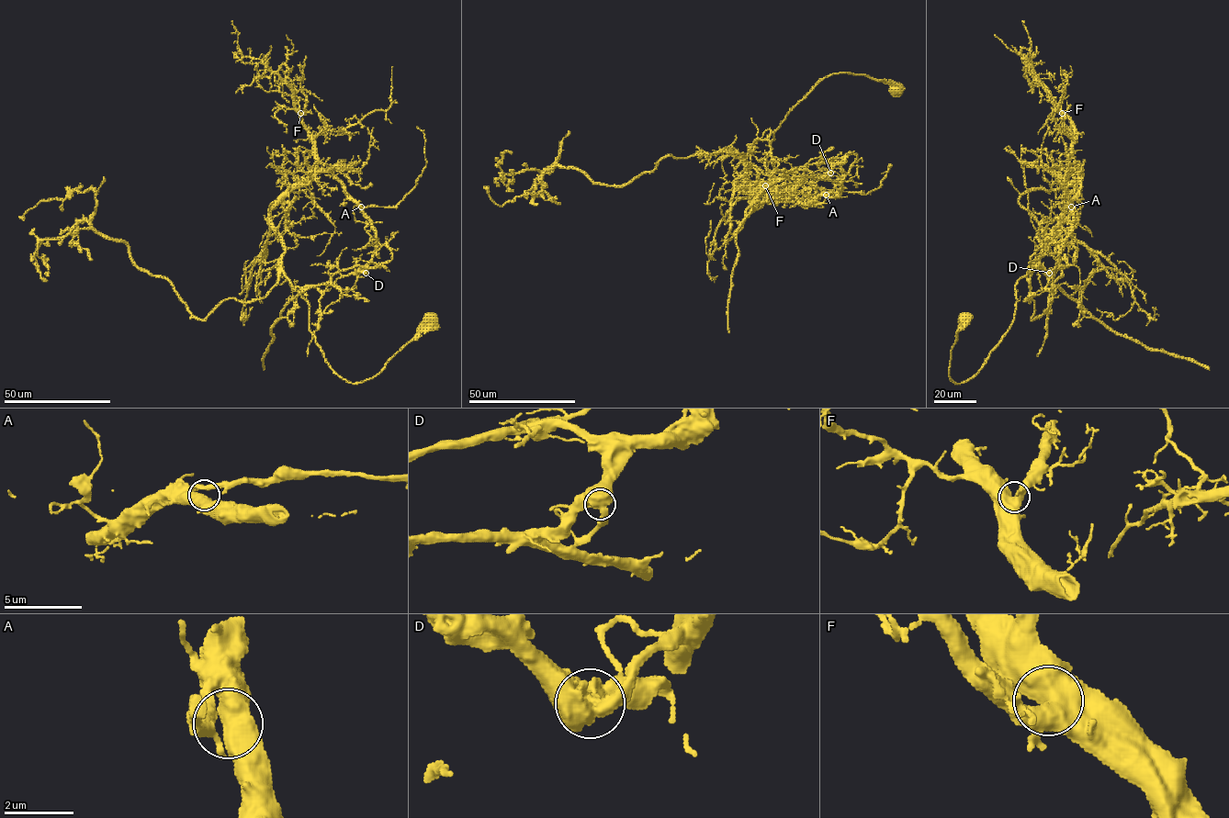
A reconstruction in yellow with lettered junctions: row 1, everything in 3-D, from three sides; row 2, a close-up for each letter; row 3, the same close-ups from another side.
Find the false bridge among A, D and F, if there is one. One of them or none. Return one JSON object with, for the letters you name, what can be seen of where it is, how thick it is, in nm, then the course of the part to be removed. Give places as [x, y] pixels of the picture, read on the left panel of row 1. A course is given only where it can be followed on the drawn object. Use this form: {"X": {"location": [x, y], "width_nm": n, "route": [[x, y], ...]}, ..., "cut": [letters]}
{"D": {"location": [366, 273], "width_nm": 700, "route": [[366, 273], [361, 265], [339, 270], [328, 281], [294, 297], [272, 326], [273, 340], [263, 356], [264, 370]]}, "cut": ["D"]}

